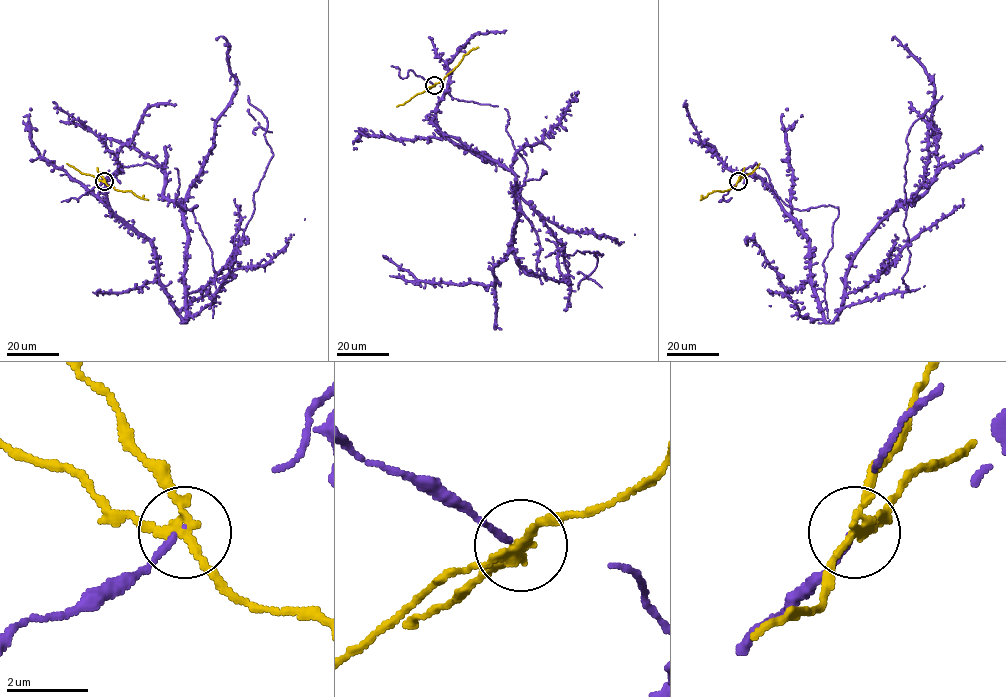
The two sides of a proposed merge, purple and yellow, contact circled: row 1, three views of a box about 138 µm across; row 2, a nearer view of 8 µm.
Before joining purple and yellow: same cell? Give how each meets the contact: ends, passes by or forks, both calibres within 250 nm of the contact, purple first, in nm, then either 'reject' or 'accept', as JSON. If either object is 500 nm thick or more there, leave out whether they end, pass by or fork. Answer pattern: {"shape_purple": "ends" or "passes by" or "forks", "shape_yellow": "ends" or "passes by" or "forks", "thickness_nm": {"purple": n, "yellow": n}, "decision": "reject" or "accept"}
{"shape_purple": "ends", "shape_yellow": "forks", "thickness_nm": {"purple": 130, "yellow": 180}, "decision": "reject"}

